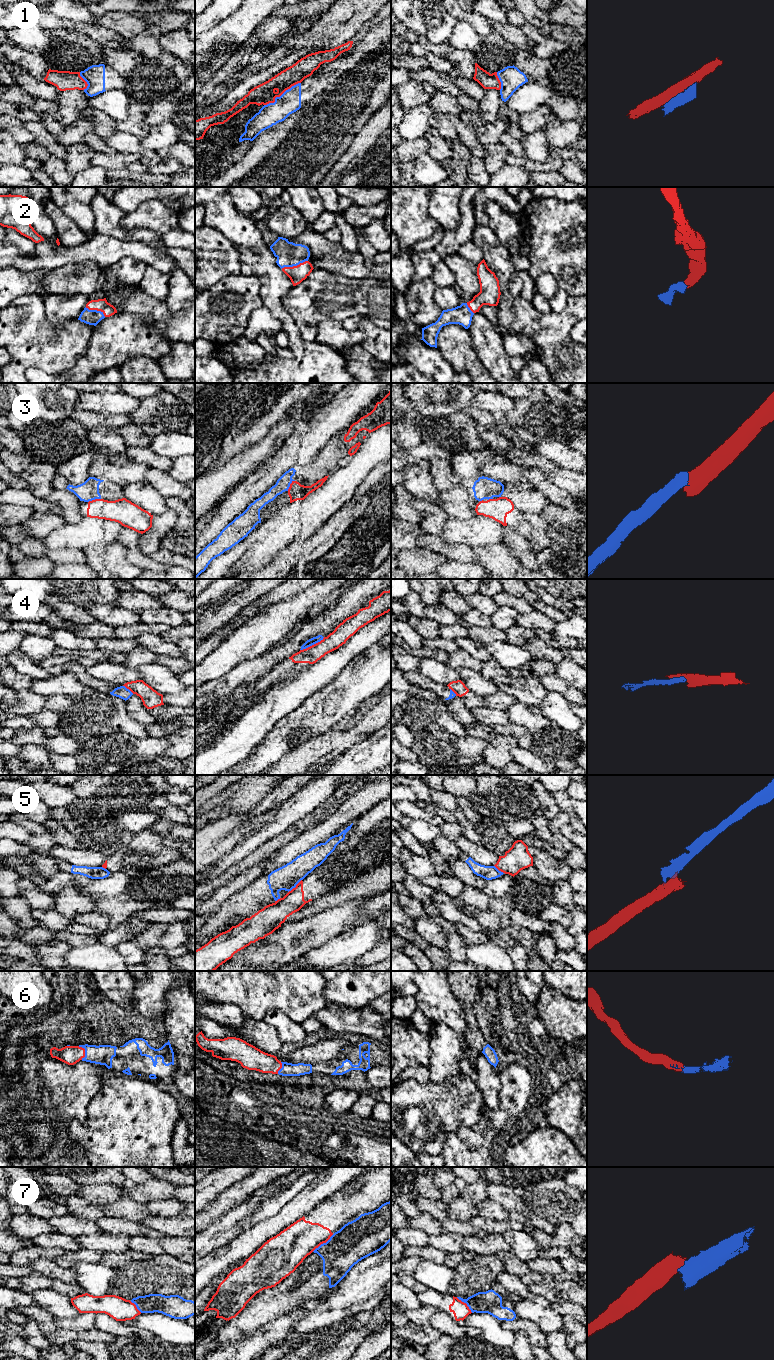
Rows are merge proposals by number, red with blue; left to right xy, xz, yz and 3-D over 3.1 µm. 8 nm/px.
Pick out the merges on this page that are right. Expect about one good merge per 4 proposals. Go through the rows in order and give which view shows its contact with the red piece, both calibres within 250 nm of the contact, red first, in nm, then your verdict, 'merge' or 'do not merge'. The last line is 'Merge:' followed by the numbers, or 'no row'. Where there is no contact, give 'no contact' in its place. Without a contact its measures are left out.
1: xz | 160/180 nm | do not merge
2: xz | 140/200 nm | merge
3: xy | 200/160 nm | do not merge
4: xz | 140/60 nm | do not merge
5: xz | 170/190 nm | do not merge
6: xy | 150/160 nm | merge
7: xz | 300/300 nm | do not merge
Merge: 2, 6

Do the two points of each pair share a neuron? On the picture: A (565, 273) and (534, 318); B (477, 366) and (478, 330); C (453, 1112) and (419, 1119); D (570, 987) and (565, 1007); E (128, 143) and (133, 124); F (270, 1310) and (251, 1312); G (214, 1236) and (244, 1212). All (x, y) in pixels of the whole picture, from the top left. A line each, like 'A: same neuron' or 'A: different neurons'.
A: different neurons
B: different neurons
C: same neuron
D: different neurons
E: different neurons
F: same neuron
G: same neuron

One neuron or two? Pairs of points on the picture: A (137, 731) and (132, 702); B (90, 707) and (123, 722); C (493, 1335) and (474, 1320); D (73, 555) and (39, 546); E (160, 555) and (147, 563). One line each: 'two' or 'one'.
A: two
B: one
C: one
D: one
E: two

